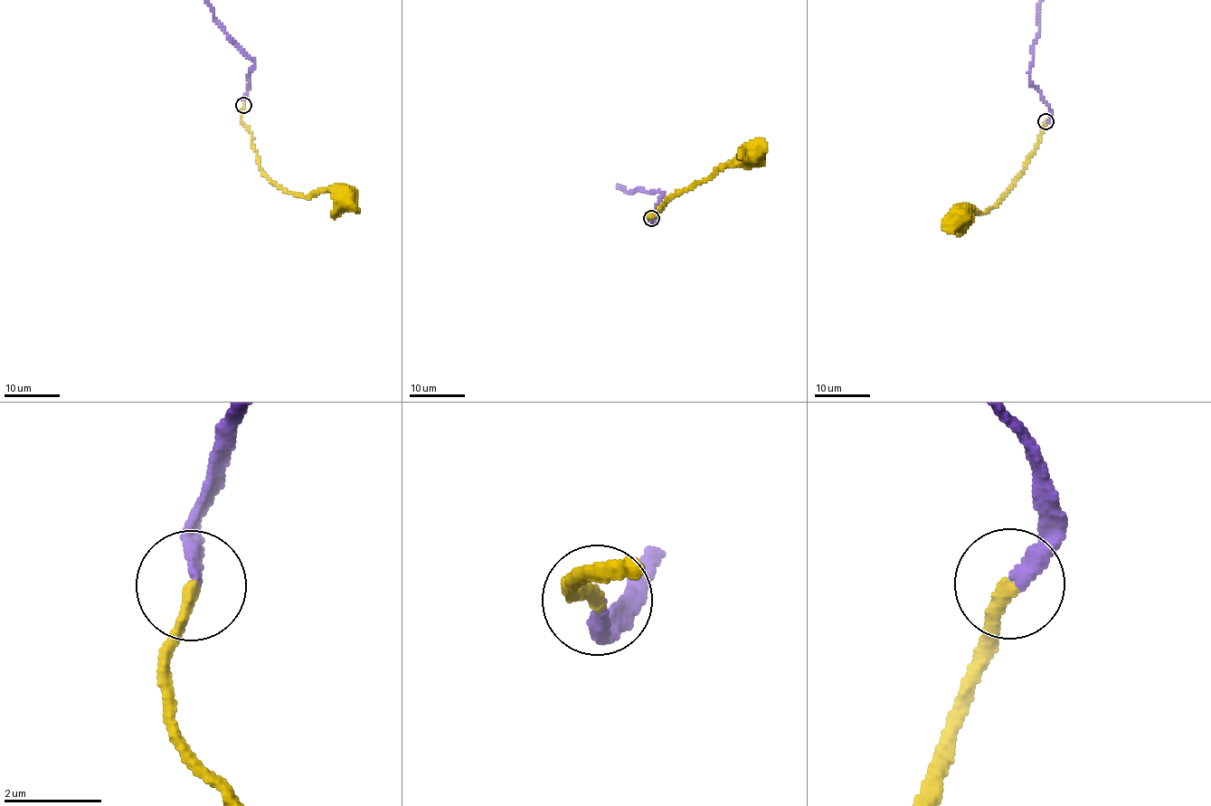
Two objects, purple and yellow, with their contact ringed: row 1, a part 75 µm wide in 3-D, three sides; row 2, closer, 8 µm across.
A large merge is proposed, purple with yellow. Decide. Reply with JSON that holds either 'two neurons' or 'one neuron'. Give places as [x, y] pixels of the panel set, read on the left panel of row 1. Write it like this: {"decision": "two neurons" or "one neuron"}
{"decision": "one neuron"}

